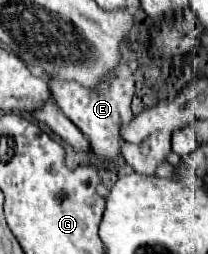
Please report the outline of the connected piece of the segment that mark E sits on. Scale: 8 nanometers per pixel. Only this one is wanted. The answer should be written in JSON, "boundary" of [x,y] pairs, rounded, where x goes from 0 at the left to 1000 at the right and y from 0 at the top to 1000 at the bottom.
{"boundary":[[[611,193],[601,209],[582,209],[582,224],[601,224],[601,256],[582,256],[563,287],[534,287],[524,335],[466,335],[466,350],[409,350],[361,319],[293,319],[274,303],[226,303],[226,335],[236,350],[255,350],[255,398],[399,516],[399,531],[428,539],[428,563],[486,634],[563,626],[582,594],[572,492],[611,484],[639,461],[630,390],[649,366],[649,319],[639,319],[639,280],[620,272],[620,224],[639,224],[639,209],[620,209]]]}

